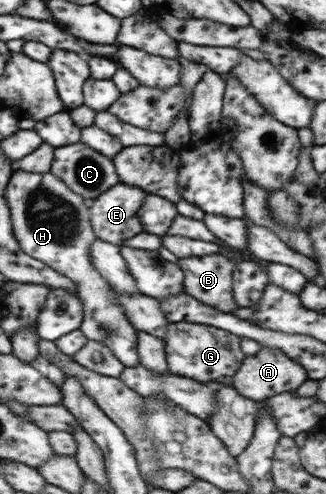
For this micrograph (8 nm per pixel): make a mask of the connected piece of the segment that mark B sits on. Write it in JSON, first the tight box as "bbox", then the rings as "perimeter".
{"bbox":[178,252,239,314],"perimeter":[[[217,252],[178,261],[184,274],[184,291],[191,297],[226,314],[239,308],[232,292],[237,264],[231,259]]]}

